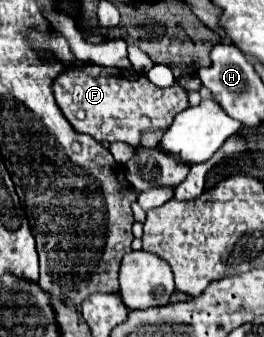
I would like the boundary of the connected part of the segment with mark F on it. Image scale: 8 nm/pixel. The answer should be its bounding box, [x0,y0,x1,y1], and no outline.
[52,65,188,145]

